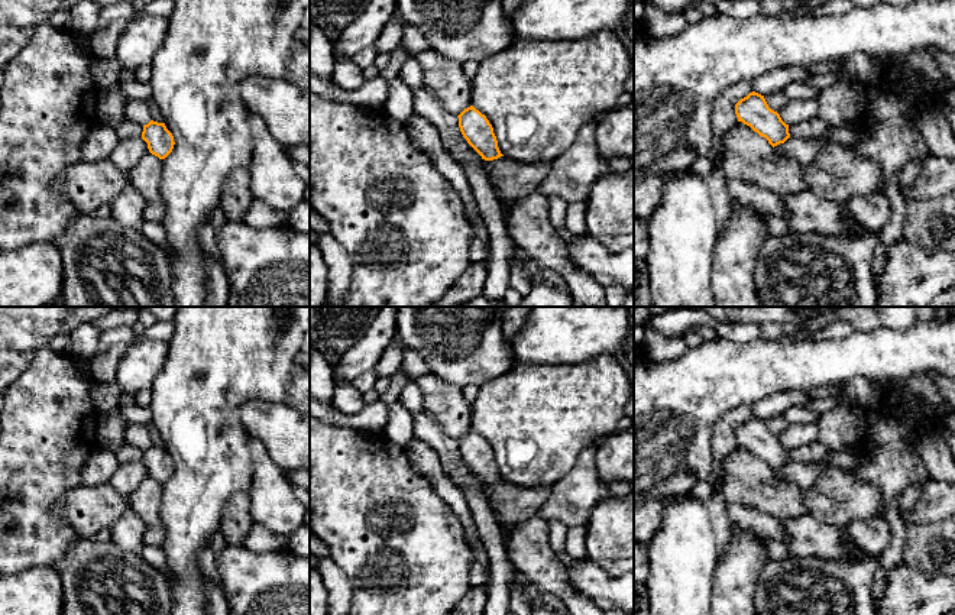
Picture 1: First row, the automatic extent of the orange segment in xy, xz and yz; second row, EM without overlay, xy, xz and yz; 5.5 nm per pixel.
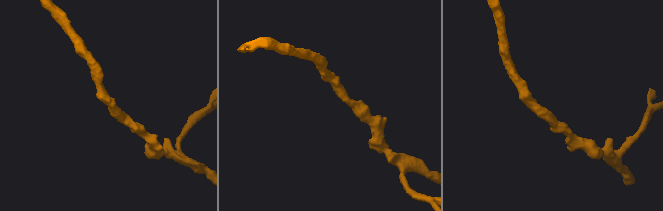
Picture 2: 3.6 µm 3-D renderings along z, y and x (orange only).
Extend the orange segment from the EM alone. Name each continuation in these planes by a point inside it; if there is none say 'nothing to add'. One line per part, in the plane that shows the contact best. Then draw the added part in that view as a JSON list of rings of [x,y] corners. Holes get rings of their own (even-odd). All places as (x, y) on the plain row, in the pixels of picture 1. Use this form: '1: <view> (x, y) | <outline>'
nothing to add

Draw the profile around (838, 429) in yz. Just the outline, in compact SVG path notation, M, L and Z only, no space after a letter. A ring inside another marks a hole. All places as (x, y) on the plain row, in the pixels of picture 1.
M841 402L815 421L816 441L832 451L854 451L860 443L858 421L854 407Z

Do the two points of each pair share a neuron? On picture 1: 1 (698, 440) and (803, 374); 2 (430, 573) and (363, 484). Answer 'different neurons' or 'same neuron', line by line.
1: same neuron
2: same neuron

